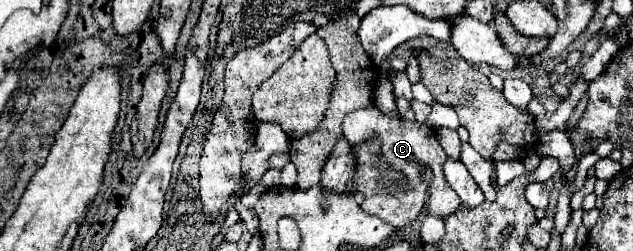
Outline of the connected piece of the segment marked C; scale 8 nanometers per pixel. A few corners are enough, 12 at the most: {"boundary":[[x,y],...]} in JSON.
{"boundary":[[377,106],[343,120],[351,144],[381,140],[379,158],[407,190],[361,208],[395,228],[421,212],[447,218],[461,198],[427,124]]}

